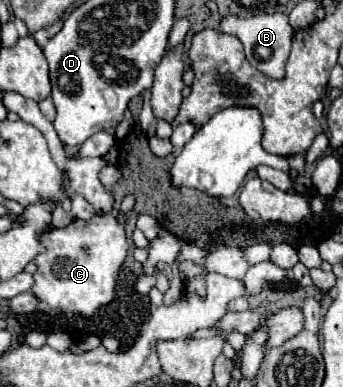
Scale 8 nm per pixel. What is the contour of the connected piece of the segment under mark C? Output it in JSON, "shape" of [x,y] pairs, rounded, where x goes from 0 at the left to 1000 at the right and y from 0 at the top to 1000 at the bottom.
{"shape":[[[364,504],[353,519],[341,561],[277,556],[259,571],[213,566],[184,592],[143,592],[120,607],[120,628],[131,633],[131,654],[108,659],[108,705],[102,736],[90,752],[114,778],[131,778],[155,798],[207,804],[236,814],[271,814],[289,793],[312,788],[335,762],[335,726],[347,695],[370,664],[376,628],[364,618],[364,550],[394,530],[388,504]]]}

